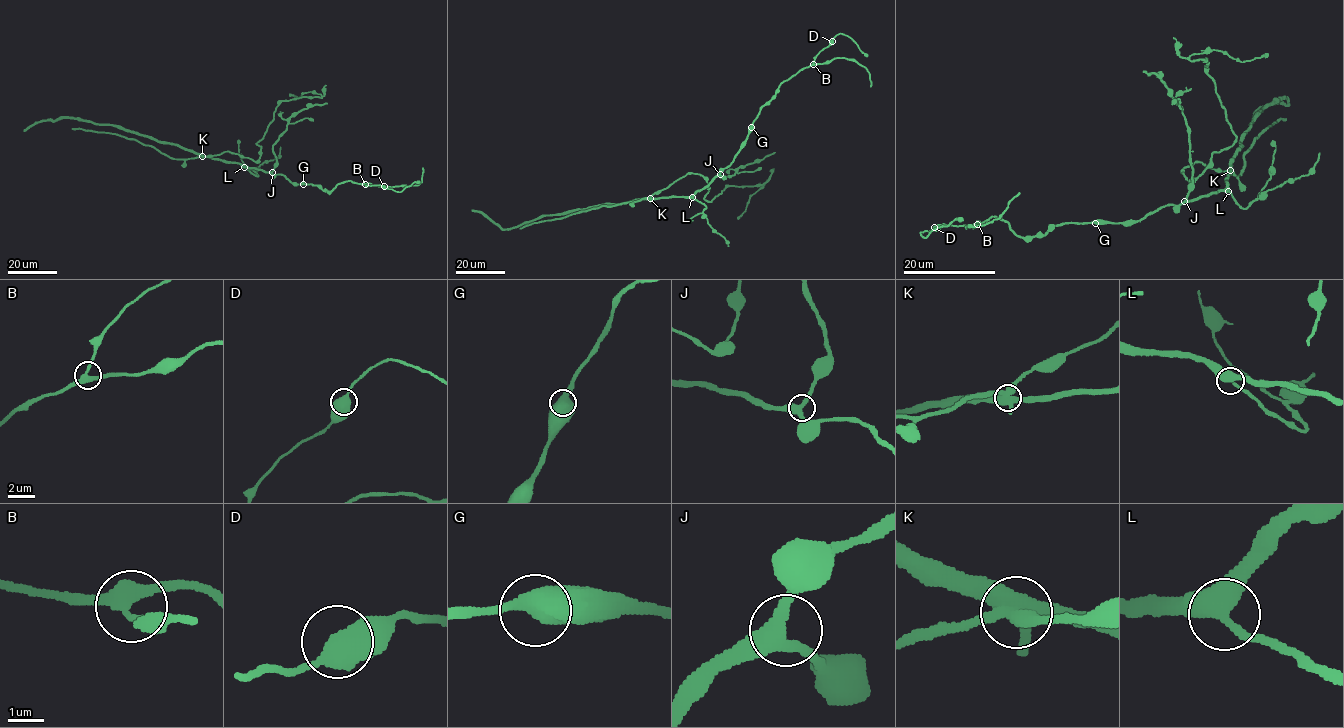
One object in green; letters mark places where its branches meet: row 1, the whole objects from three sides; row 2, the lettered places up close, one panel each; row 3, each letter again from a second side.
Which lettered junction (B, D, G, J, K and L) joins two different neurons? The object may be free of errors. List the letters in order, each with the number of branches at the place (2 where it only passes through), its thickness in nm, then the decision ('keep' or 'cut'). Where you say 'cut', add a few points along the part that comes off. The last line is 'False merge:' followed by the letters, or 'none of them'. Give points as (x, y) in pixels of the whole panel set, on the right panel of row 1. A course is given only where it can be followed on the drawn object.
B: 3 | 340 nm | keep
D: 2 | 550 nm | keep
G: 2 | 550 nm | keep
J: 3 | 380 nm | keep
K: 5 | 500 nm | cut | (1229, 170), (1235, 176), (1239, 175), (1243, 168), (1243, 155), (1255, 139), (1279, 118), (1286, 118)
L: 3 | 420 nm | keep
False merge: K

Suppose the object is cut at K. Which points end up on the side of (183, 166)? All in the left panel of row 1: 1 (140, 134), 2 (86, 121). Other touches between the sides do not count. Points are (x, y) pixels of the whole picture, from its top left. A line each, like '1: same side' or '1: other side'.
1: other side
2: other side

